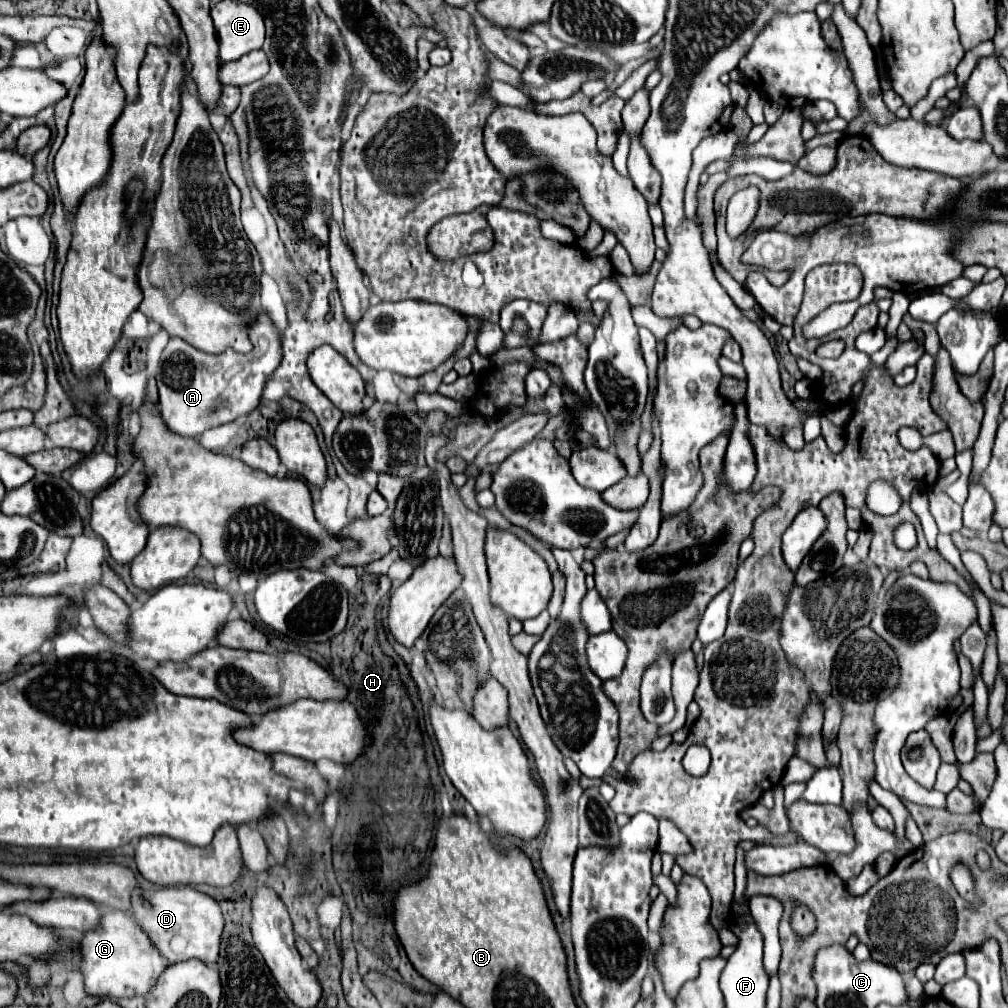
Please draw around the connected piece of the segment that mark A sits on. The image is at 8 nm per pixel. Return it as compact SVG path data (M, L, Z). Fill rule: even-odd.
M263 312L259 314L255 326L249 328L251 332L251 344L253 350L249 354L235 354L233 350L227 350L219 356L211 356L211 354L201 354L197 352L193 346L187 346L187 342L183 342L181 338L171 338L167 348L161 354L159 360L159 372L157 372L157 388L159 388L159 406L161 406L161 418L165 422L165 426L179 434L179 436L201 436L205 430L213 428L213 426L221 426L227 424L231 420L235 420L237 416L243 416L247 412L251 412L261 398L263 392L263 382L267 380L267 376L271 376L277 366L279 366L279 334L271 324L271 318ZM209 366L217 366L217 372L211 374L207 368Z

